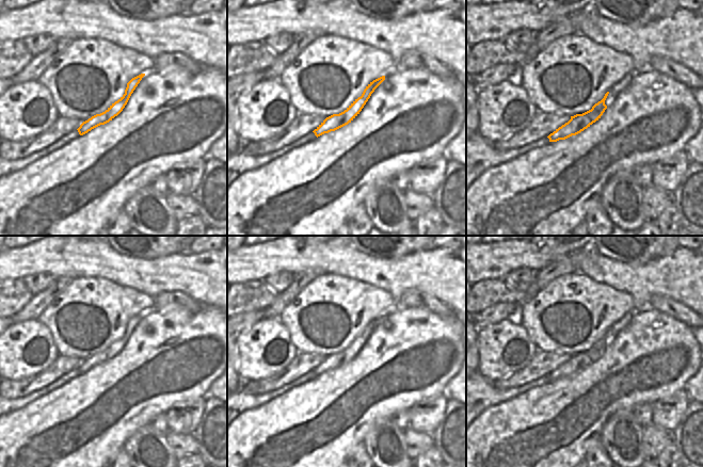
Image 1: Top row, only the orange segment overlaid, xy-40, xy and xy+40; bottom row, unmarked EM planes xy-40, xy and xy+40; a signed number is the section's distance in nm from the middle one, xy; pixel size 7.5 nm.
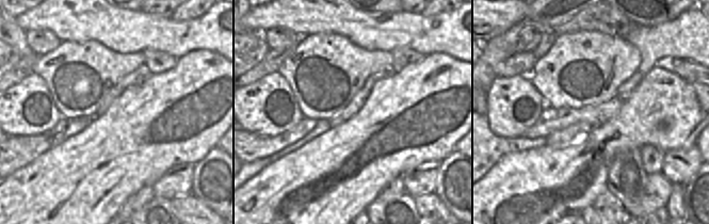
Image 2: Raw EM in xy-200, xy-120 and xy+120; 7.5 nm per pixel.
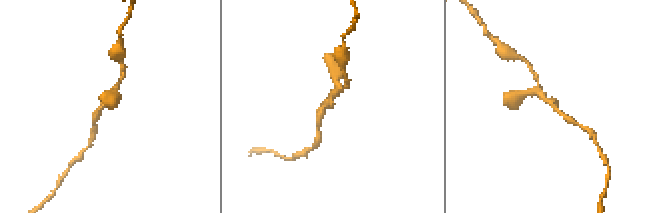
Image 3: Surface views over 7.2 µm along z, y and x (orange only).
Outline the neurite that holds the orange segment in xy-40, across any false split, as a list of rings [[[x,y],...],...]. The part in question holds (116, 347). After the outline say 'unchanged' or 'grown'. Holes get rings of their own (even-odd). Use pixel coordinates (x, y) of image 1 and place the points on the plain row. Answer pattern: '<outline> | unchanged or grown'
[[[141,312],[134,317],[132,317],[128,322],[125,328],[125,333],[114,342],[112,342],[105,351],[100,353],[96,353],[89,357],[87,359],[83,360],[80,366],[77,368],[80,374],[83,374],[91,370],[92,368],[105,364],[112,359],[115,355],[117,355],[125,344],[127,343],[131,333],[142,319],[145,312]]] | unchanged

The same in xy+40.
[[[607,331],[604,337],[595,342],[591,349],[582,353],[571,355],[571,358],[568,361],[556,368],[547,375],[549,381],[557,381],[559,379],[565,379],[572,374],[576,374],[598,359],[607,348],[605,339],[608,333],[609,331]]] | unchanged

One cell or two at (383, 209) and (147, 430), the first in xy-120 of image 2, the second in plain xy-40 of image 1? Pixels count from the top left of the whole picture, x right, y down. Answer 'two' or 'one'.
one

